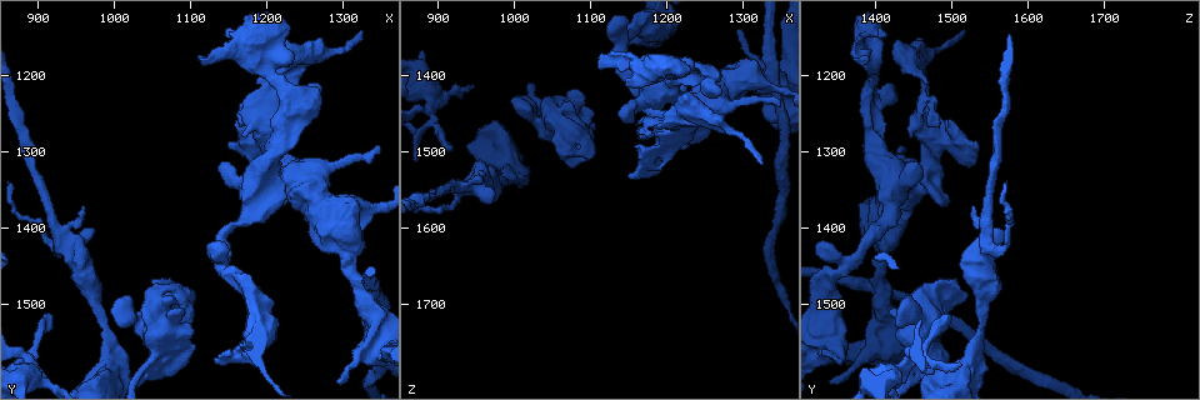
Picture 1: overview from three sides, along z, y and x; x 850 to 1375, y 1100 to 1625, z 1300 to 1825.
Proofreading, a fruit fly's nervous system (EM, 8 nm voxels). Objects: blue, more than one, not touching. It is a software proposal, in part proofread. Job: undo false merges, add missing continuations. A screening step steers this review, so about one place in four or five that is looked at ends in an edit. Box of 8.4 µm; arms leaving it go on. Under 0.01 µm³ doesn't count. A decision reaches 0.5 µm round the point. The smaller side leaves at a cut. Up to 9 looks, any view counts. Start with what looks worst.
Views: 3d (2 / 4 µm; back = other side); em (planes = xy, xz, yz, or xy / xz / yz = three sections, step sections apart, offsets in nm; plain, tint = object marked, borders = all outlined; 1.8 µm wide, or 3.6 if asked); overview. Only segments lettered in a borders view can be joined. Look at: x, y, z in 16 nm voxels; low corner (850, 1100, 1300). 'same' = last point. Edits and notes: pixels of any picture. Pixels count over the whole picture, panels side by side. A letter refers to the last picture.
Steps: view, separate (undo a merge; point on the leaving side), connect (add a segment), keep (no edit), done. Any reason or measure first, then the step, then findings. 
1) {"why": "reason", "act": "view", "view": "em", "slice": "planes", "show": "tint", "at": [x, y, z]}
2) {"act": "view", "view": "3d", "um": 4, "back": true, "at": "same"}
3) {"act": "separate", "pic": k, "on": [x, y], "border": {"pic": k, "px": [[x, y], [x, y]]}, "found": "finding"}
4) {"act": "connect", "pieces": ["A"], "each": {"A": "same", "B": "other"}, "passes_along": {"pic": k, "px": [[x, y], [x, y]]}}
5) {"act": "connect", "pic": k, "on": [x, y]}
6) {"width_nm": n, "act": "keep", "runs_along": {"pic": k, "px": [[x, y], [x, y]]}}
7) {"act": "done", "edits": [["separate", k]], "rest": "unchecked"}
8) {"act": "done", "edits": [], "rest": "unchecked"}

{"act": "view", "view": "3d", "um": 2, "at": [1305, 1425, 1410]}

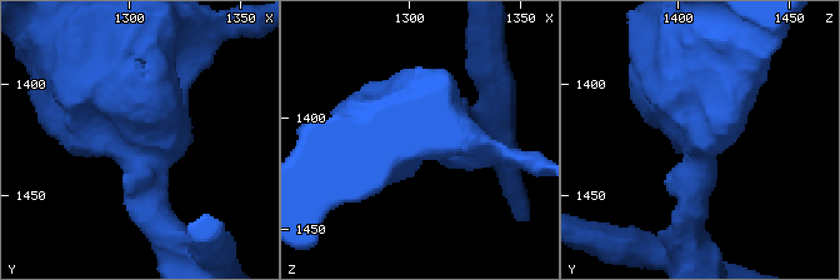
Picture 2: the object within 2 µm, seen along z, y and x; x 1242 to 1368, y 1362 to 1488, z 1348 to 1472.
{"arms": 3, "arm_widths_nm": [180, 280, 600], "why": "shape alone is not enough", "act": "view", "view": "em", "um": 3.6, "slice": "yz", "step": 8, "show": "borders", "at": [1304, 1425, 1410]}

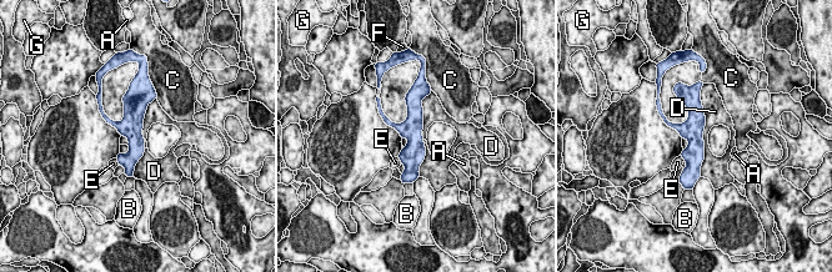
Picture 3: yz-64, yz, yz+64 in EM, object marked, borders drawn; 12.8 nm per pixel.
{"width_nm": 300, "act": "keep", "each": {"A": "other", "B": "other", "C": "other", "D": "other", "E": "other", "F": "other", "G": "other"}, "border": {"pic": 3, "px": [[700, 92], [705, 116], [701, 176]]}, "found": "all the same neuron"}

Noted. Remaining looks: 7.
{"act": "view", "view": "em", "slice": "yz", "step": 8, "show": "tint", "at": [1105, 1550, 1465]}

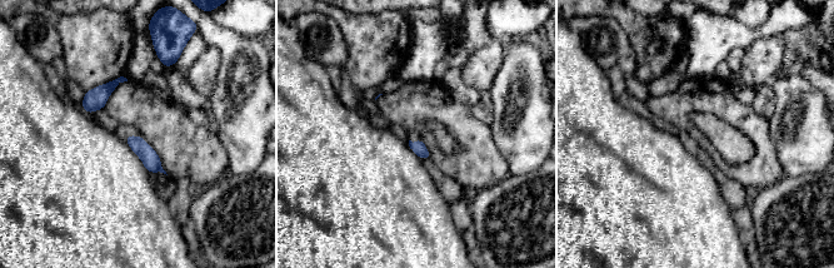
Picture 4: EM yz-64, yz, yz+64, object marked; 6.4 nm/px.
{"act": "view", "view": "em", "slice": "yz", "step": 8, "show": "borders", "at": "same"}

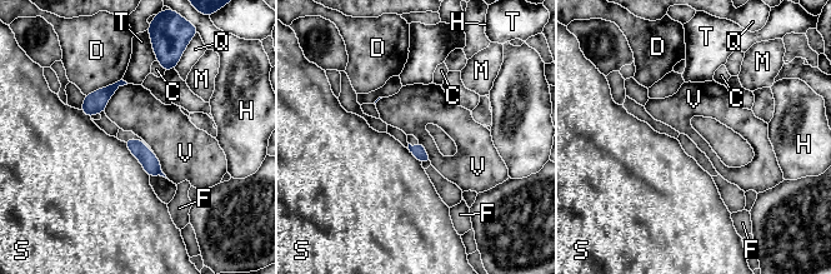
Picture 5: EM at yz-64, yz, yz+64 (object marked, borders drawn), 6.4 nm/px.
{"act": "keep", "each": {"C": "other", "D": "other", "F": "other", "H": "other", "M": "other", "Q": "other", "S": "other", "T": "other", "V": "other"}, "border": {"pic": 5, "px": [[128, 84], [115, 91], [104, 111]]}, "found": "no lettered segment goes on from it"}

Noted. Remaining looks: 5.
{"why": "tapers out", "act": "view", "view": "em", "slice": "planes", "show": "borders", "at": [915, 1515, 1495]}

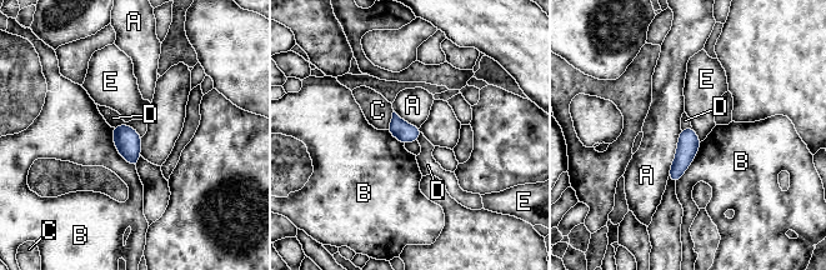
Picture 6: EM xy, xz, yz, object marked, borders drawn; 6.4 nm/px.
{"width_nm": 130, "act": "keep", "each": {"A": "other", "B": "other", "C": "other", "D": "other", "E": "other"}, "found": "none of them fits"}

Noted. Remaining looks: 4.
{"act": "view", "view": "3d", "um": 2, "back": true, "at": [1135, 1575, 1345]}

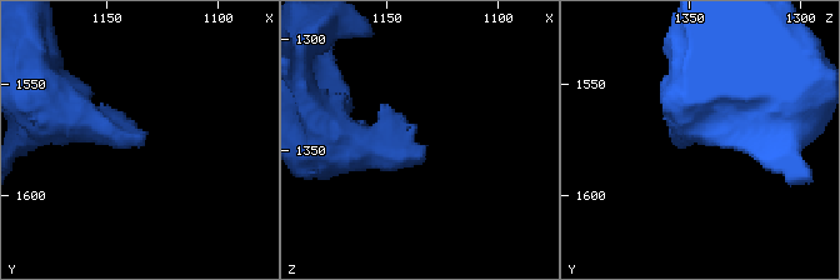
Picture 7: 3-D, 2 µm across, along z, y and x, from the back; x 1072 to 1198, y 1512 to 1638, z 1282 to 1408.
{"act": "view", "view": "em", "um": 3.6, "slice": "xy", "step": 8, "show": "borders", "at": [1134, 1573, 1346]}

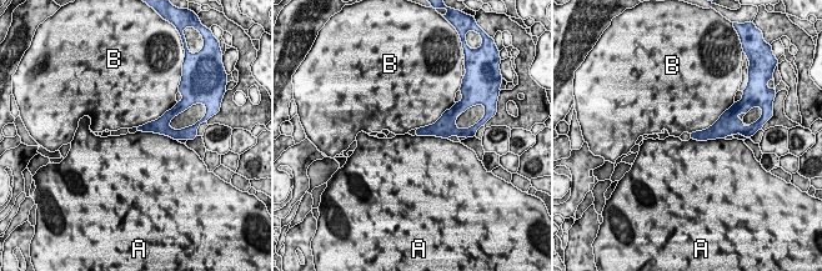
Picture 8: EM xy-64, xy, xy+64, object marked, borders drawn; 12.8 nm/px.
{"act": "view", "view": "em", "um": 3.6, "slice": "planes", "show": "borders", "at": "same"}

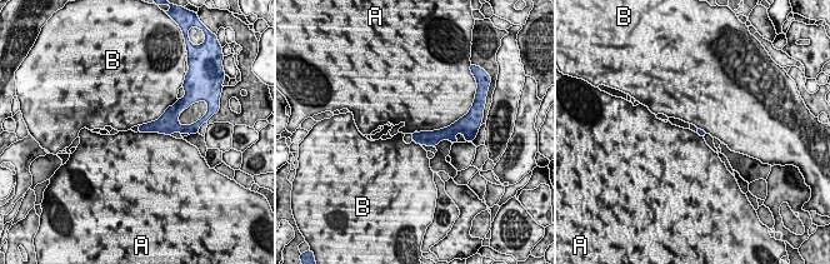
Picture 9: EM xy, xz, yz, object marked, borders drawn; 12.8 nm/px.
{"act": "keep", "each": {"A": "other", "B": "other"}, "border": {"pic": 9, "px": [[456, 120], [440, 129], [418, 133]]}, "found": "none of them fits"}

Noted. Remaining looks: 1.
{"act": "done", "edits": [], "rest": "unchecked"}

